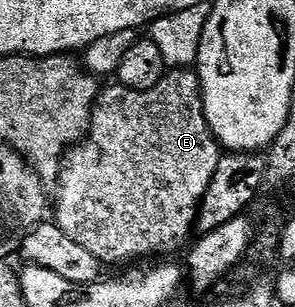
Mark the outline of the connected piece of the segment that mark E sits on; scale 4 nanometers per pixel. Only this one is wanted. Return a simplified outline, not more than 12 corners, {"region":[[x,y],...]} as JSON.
{"region":[[192,68],[105,85],[54,221],[101,264],[193,237],[222,147]]}

